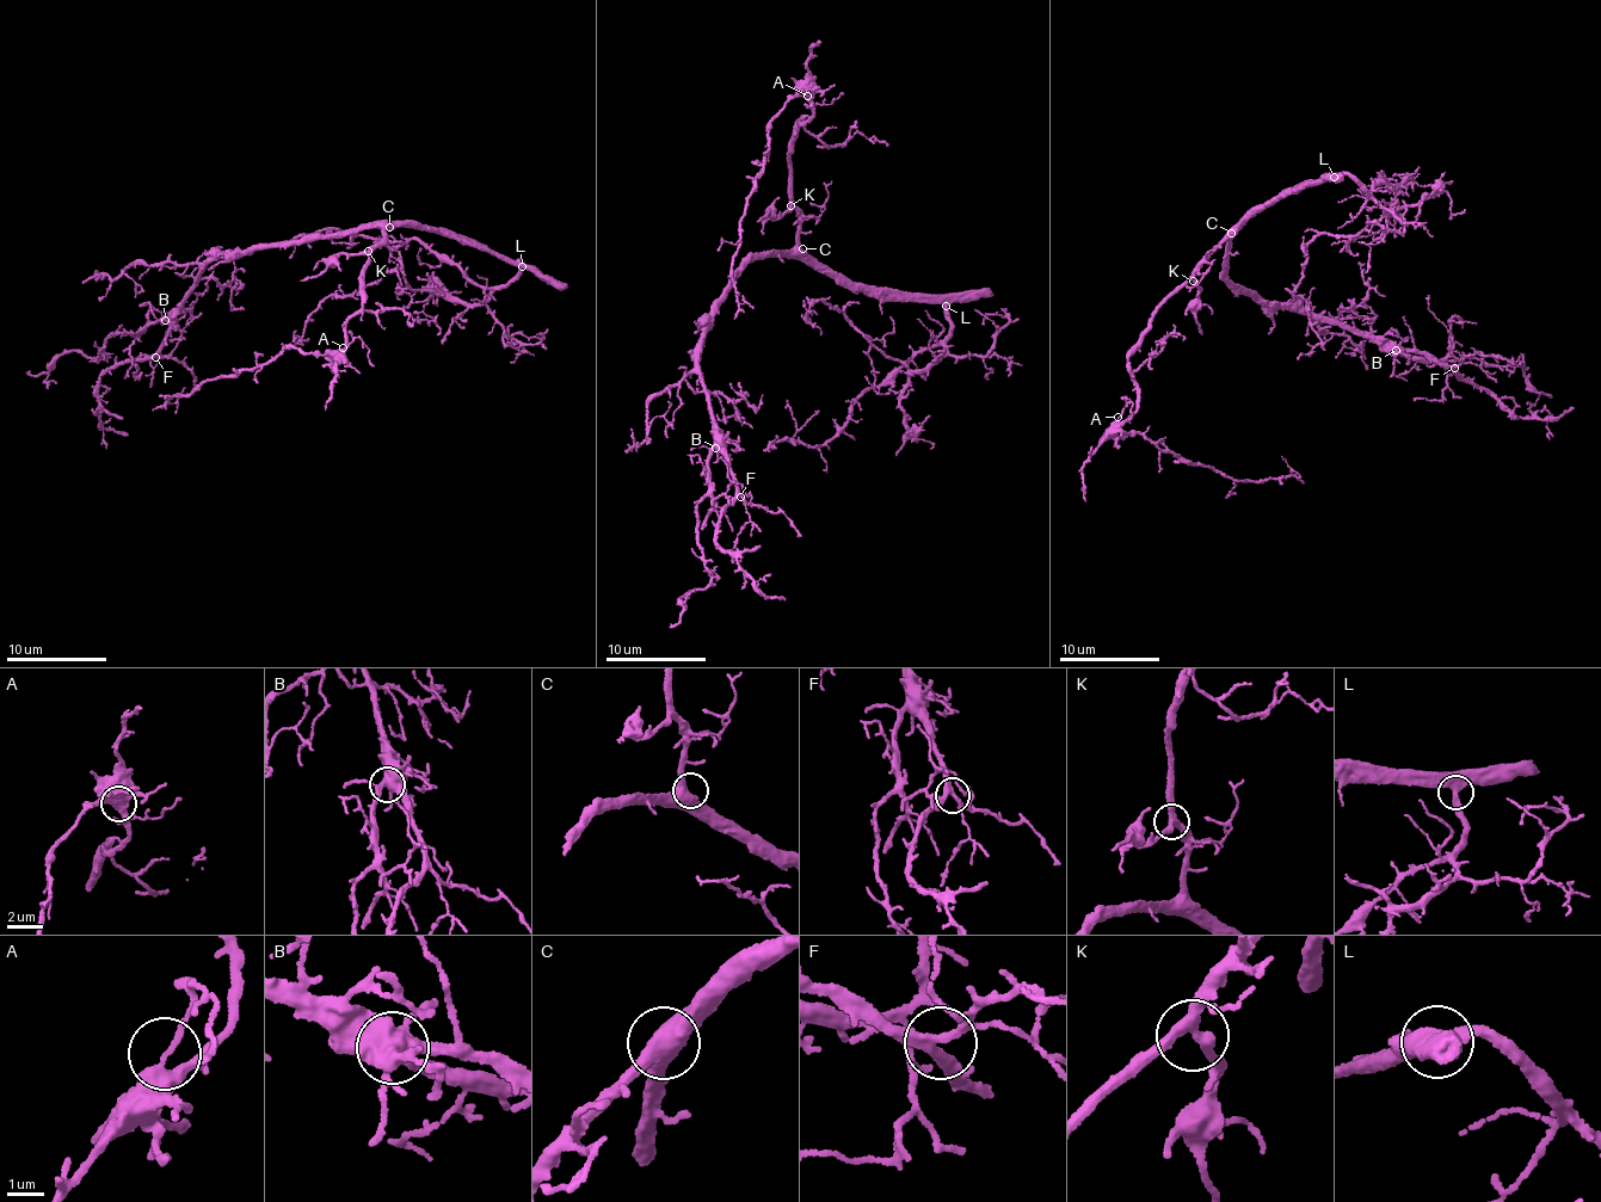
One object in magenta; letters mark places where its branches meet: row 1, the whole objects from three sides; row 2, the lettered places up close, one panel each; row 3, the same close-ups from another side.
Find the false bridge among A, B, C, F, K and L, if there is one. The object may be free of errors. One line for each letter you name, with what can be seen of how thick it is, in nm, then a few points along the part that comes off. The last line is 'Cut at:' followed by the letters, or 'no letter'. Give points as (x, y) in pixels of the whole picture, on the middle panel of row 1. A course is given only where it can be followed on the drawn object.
Cut at: no letter

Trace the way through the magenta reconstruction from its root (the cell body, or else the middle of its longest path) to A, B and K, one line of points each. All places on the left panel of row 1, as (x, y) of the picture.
A: (377, 221), (385, 234), (365, 264), (361, 289), (363, 308), (346, 321), (345, 347), (340, 351), (343, 347)
B: (377, 221), (240, 256), (229, 252), (214, 259), (199, 270), (199, 279), (165, 320)
K: (377, 221), (383, 238), (368, 251)

